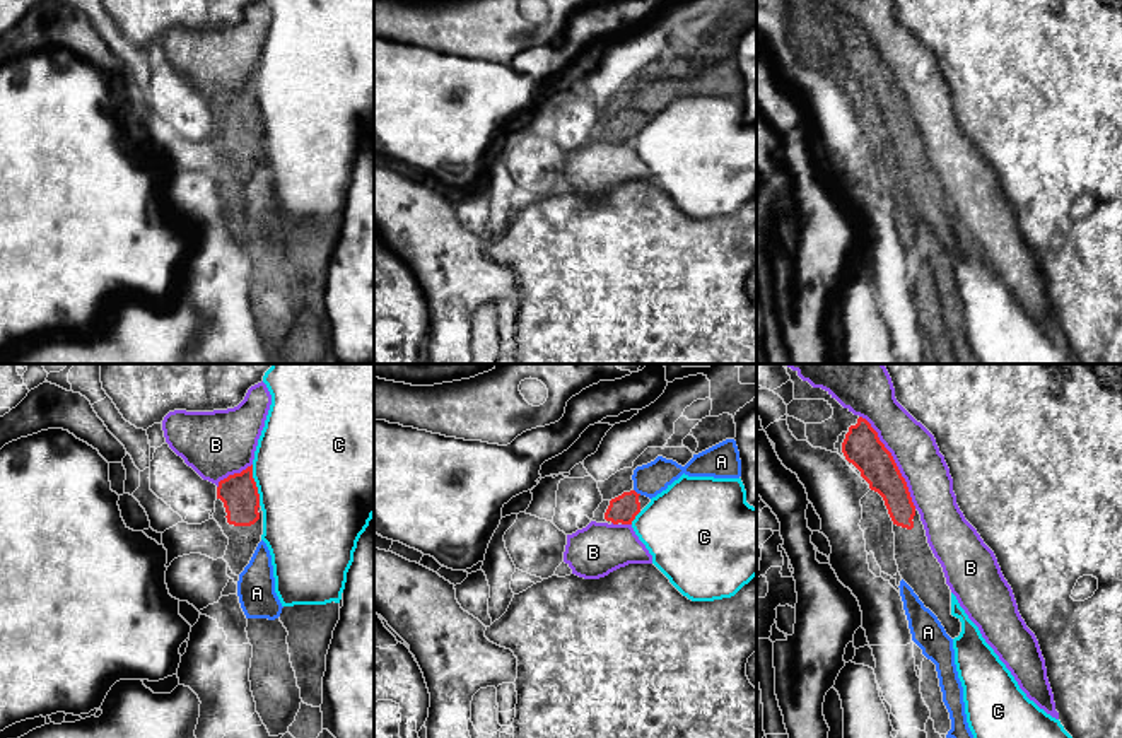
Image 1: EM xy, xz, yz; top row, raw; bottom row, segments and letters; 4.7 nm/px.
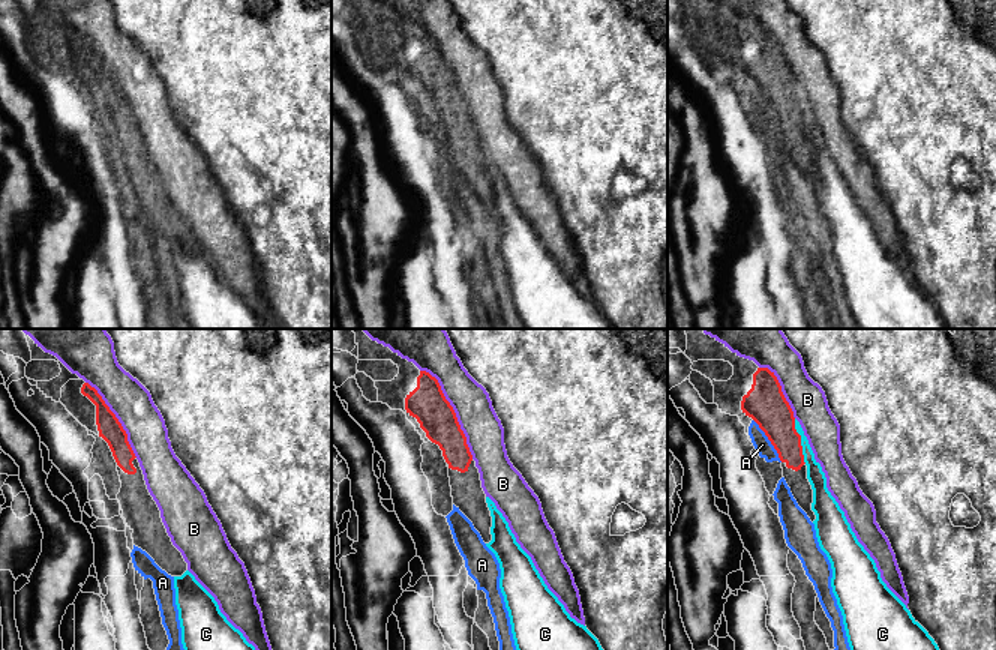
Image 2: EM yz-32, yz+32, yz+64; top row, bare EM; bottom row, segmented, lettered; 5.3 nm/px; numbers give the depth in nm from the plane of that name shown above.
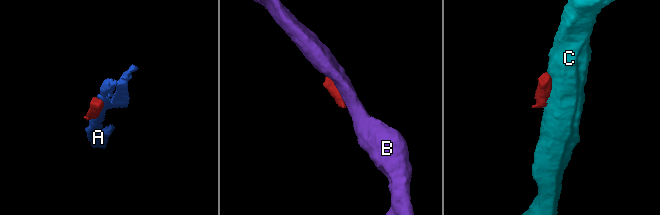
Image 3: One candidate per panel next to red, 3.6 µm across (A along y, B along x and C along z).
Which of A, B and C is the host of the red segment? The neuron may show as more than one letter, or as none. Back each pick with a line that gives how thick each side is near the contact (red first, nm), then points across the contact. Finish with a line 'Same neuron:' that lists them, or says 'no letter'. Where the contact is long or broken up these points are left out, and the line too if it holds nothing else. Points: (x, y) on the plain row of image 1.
Same neuron: no letter

